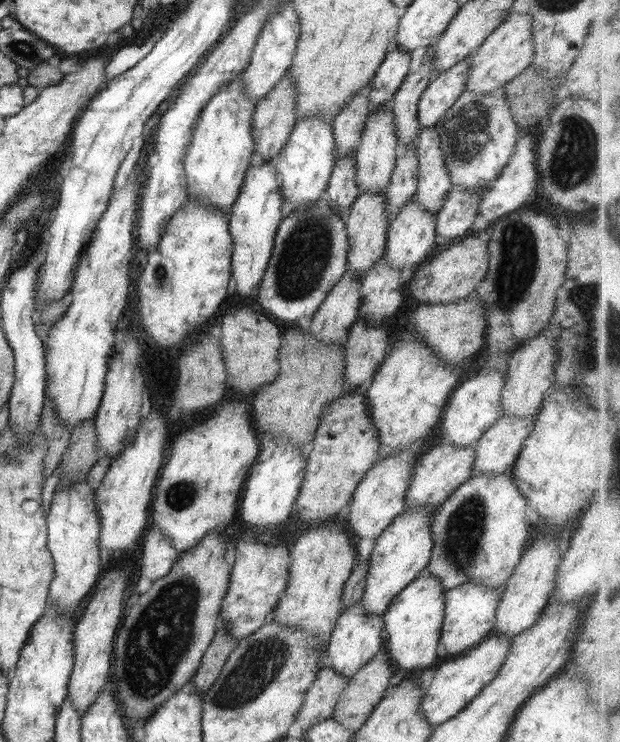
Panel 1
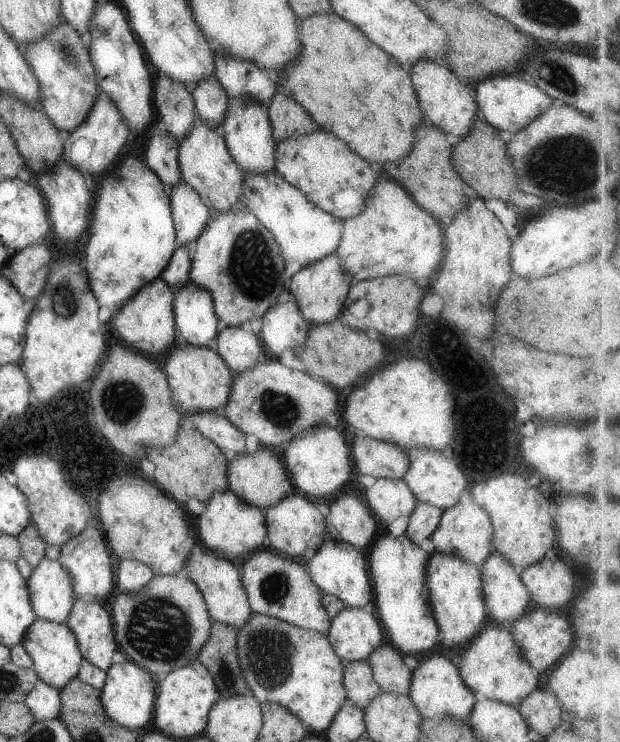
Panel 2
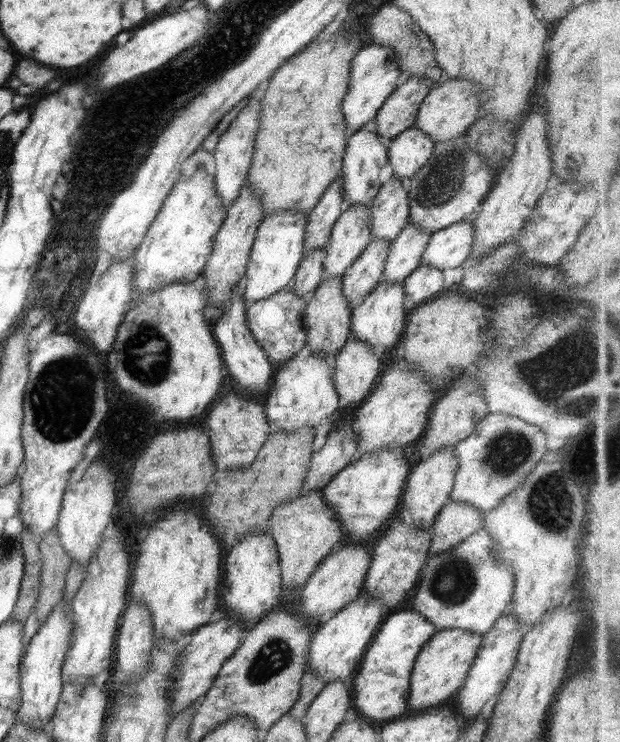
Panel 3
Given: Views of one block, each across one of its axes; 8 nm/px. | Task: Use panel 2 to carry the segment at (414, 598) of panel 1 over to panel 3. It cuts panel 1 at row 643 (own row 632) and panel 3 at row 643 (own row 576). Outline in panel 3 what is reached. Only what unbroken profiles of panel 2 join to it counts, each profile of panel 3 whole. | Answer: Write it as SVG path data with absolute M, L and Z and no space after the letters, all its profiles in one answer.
M414 609L390 612L375 632L354 676L353 711L370 722L390 722L408 711L411 672L421 648L436 632L436 627Z

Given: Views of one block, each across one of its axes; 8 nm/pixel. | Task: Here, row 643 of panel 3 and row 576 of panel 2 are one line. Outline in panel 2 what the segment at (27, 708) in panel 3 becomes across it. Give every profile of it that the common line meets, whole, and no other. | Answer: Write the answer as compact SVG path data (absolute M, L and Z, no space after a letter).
M46 556L32 570L27 587L32 608L39 619L66 622L76 600L71 577L58 560Z

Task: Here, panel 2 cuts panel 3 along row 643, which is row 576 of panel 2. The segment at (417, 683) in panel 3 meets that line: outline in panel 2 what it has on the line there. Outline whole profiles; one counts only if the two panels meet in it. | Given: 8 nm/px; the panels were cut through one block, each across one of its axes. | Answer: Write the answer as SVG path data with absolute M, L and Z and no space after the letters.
M434 552L426 564L426 584L430 590L432 614L438 625L442 644L446 648L465 648L491 622L484 602L482 577L478 566L452 554Z

